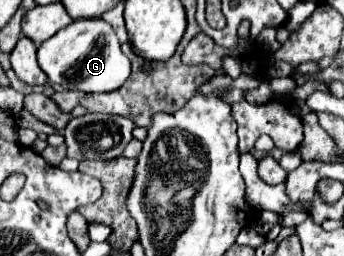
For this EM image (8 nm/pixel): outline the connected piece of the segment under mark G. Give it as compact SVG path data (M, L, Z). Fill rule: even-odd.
M102 18L74 20L40 44L38 64L46 76L64 90L78 92L114 92L130 76L130 60L122 54L114 28Z

